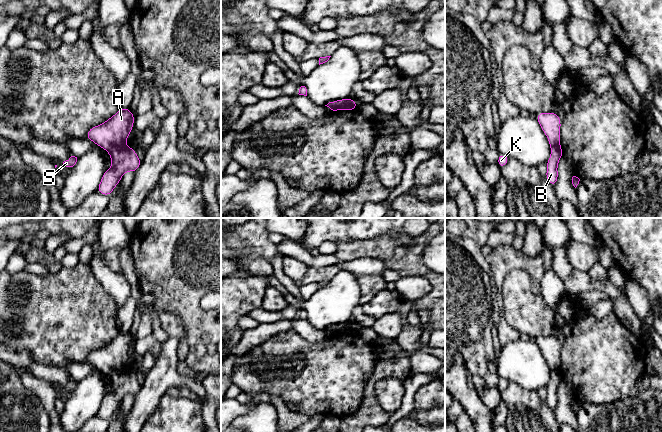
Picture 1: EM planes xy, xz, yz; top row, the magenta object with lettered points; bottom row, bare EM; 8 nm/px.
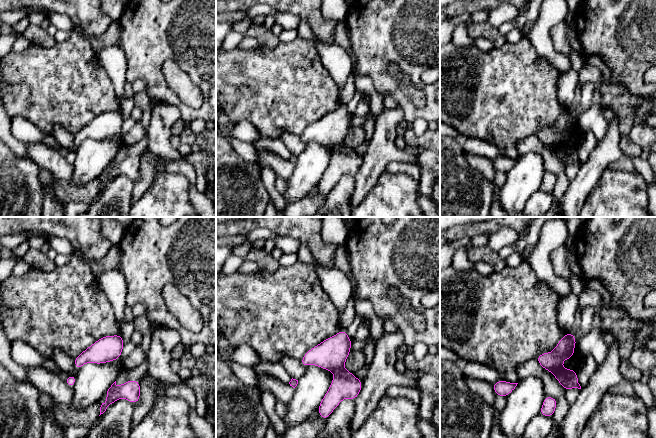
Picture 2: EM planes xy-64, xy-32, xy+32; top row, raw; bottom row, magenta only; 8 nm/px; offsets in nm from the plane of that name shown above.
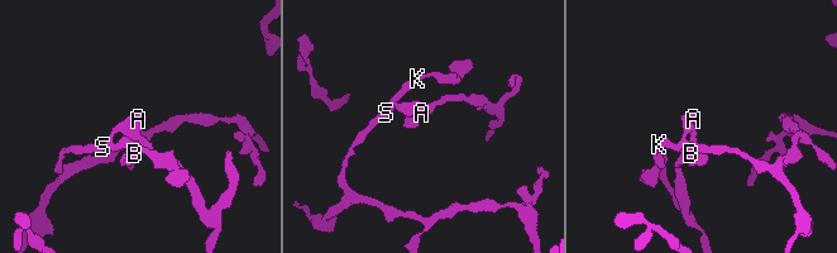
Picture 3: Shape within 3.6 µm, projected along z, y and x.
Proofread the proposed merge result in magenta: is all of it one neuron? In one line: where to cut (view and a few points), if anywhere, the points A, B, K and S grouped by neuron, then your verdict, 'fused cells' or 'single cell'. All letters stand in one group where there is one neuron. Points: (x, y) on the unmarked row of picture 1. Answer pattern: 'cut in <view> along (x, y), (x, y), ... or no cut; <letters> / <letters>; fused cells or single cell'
cut in xy along (124, 366), (108, 376); A K S / B; fused cells

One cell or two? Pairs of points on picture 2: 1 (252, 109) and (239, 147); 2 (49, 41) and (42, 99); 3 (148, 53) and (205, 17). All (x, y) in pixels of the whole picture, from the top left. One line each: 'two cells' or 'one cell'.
1: two cells
2: two cells
3: one cell

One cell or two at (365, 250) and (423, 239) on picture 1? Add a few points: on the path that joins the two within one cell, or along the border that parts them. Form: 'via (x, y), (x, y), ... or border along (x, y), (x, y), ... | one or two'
via (379, 250), (409, 250) | one

